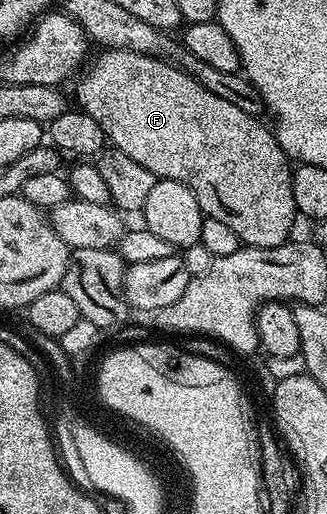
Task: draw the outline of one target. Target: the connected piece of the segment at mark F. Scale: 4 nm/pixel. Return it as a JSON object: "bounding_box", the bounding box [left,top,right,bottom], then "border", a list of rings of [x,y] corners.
{"bounding_box":[75,48,299,248],"border":[[[110,48],[102,49],[100,53],[76,79],[75,106],[98,122],[112,149],[143,164],[143,168],[158,180],[166,178],[187,184],[187,188],[195,192],[195,200],[199,200],[199,208],[206,218],[228,224],[245,246],[275,248],[290,241],[293,221],[299,218],[295,196],[291,192],[291,162],[277,143],[276,133],[270,127],[268,130],[260,122],[260,117],[243,112],[243,108],[235,108],[235,104],[215,96],[215,92],[199,84],[195,76],[163,58]]]}

